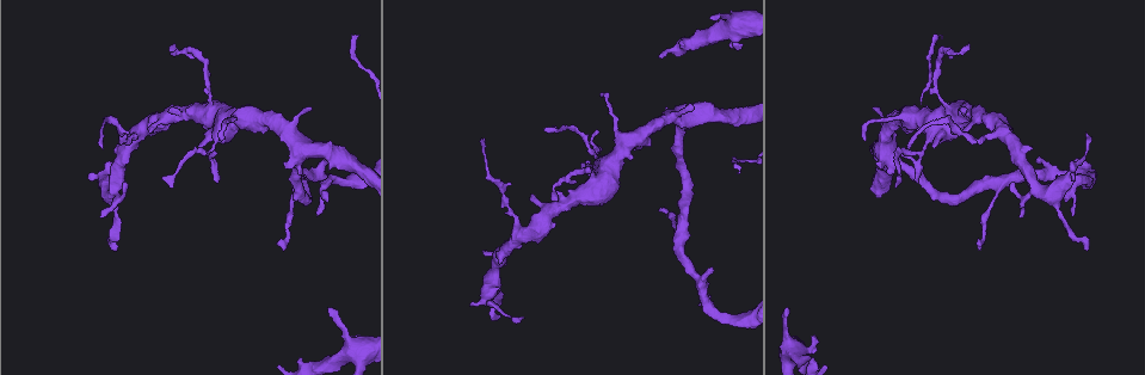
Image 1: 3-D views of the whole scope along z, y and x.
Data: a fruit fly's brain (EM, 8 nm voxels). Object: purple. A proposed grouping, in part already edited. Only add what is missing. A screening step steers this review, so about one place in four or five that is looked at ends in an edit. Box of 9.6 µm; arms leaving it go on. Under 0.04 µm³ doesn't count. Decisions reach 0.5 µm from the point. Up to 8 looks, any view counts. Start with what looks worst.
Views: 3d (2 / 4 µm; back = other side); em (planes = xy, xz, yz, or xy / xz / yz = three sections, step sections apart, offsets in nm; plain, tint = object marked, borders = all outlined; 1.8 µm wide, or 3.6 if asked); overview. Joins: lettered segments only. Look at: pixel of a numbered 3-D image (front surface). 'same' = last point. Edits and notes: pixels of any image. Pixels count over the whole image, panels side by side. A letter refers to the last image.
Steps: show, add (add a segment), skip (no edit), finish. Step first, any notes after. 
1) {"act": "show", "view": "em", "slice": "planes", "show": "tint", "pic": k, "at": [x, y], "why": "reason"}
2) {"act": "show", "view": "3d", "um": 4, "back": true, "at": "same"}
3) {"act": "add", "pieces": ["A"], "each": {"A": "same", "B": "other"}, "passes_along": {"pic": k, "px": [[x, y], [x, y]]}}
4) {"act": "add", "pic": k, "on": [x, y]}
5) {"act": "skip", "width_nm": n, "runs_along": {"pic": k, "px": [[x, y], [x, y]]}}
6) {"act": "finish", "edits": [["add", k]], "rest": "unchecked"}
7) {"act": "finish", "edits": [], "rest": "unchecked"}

{"act": "show", "view": "3d", "um": 2, "pic": 1, "at": [1087, 251], "why": "tapers out"}

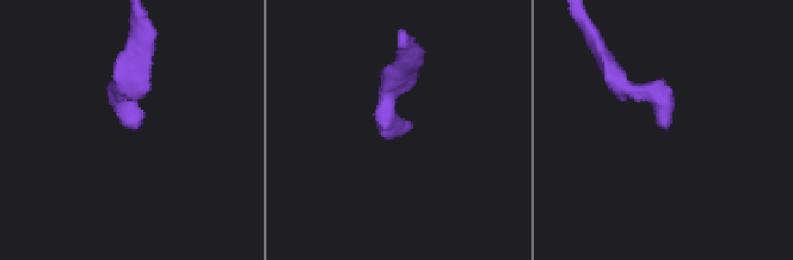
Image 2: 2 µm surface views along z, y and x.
{"act": "show", "view": "em", "slice": "planes", "show": "tint", "pic": 2, "at": [402, 132], "why": "shape alone is not enough"}

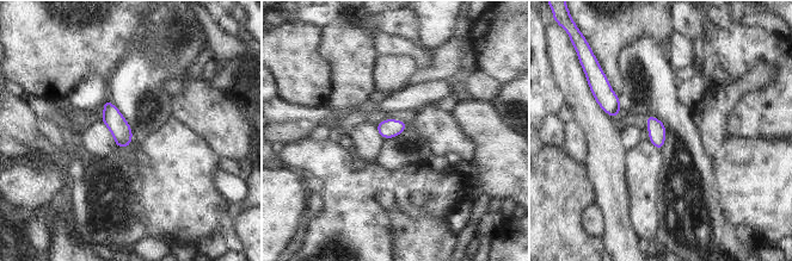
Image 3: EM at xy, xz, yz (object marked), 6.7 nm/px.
{"act": "show", "view": "em", "slice": "planes", "show": "borders", "at": "same"}

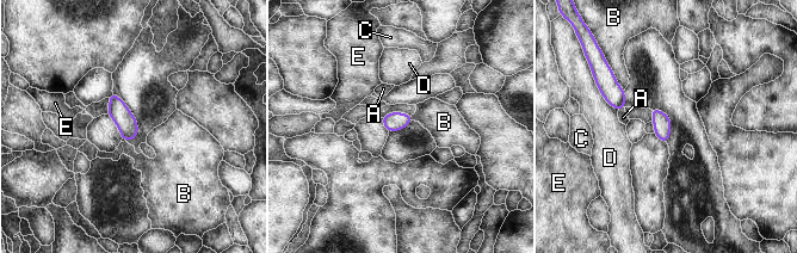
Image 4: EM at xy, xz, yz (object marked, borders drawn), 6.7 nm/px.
{"act": "skip", "longest_contact_nm": ["D", 220], "each": {"A": "other", "B": "other", "C": "other", "D": "other", "E": "other"}, "border": {"pic": 4, "px": [[610, 68], [617, 82], [624, 90]]}, "found": "none of them fits"}

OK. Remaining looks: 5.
{"act": "show", "view": "3d", "um": 2, "pic": 1, "at": [358, 334], "why": "branch stops here"}

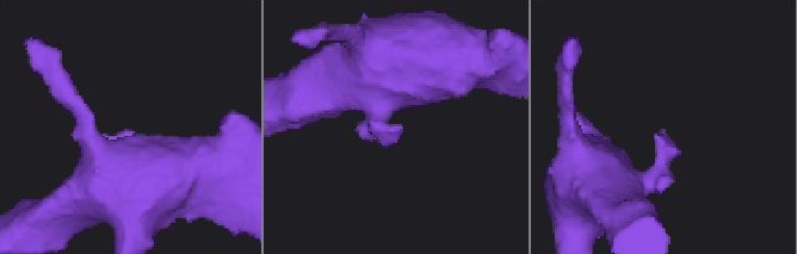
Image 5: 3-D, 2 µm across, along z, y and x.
{"act": "show", "view": "em", "slice": "xy", "step": 16, "show": "borders", "pic": 5, "at": [664, 131]}

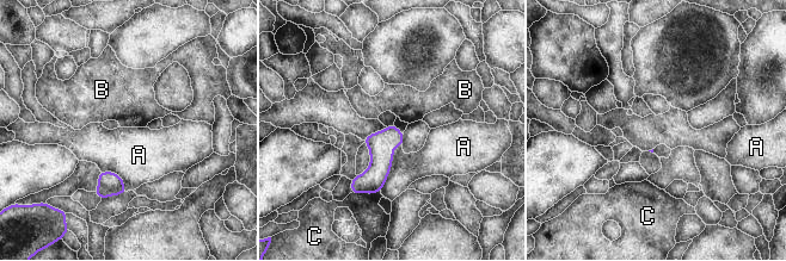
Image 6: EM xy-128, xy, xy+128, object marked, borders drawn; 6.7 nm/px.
{"act": "show", "view": "em", "slice": "planes", "show": "borders", "at": "same"}

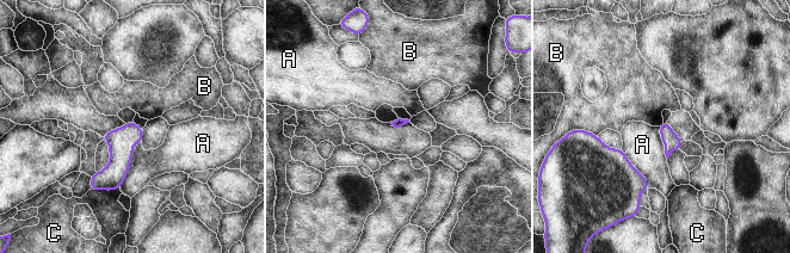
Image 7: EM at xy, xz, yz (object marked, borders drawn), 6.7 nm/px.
{"act": "skip", "each": {"A": "other", "B": "other", "C": "other"}, "runs_along": {"pic": 7, "px": [[131, 124], [119, 161], [94, 185]]}, "found": "no lettered segment goes on from it"}

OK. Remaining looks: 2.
{"act": "show", "view": "em", "slice": "yz", "step": 16, "show": "tint", "pic": 1, "at": [175, 43], "why": "thin end"}

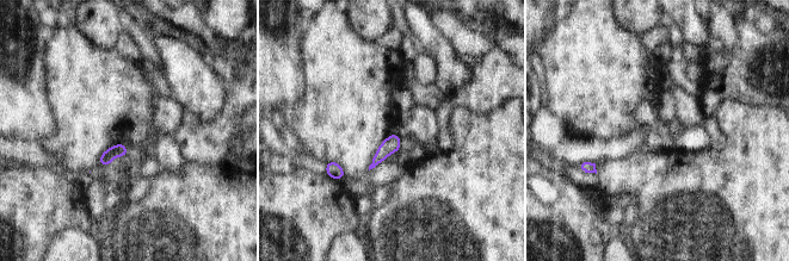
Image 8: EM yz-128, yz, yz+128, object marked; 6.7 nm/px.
{"act": "show", "view": "em", "slice": "planes", "show": "borders", "at": "same"}

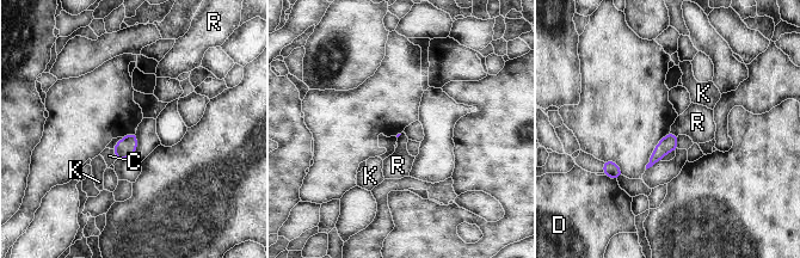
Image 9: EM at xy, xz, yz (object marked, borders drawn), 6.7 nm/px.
{"act": "skip", "each": {"C": "other", "D": "other", "K": "other", "R": "other"}, "border": {"pic": 9, "px": [[670, 131], [677, 136]]}, "found": "no lettered segment goes on from it"}

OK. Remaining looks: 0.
{"act": "finish", "edits": [], "rest": "unchecked"}

